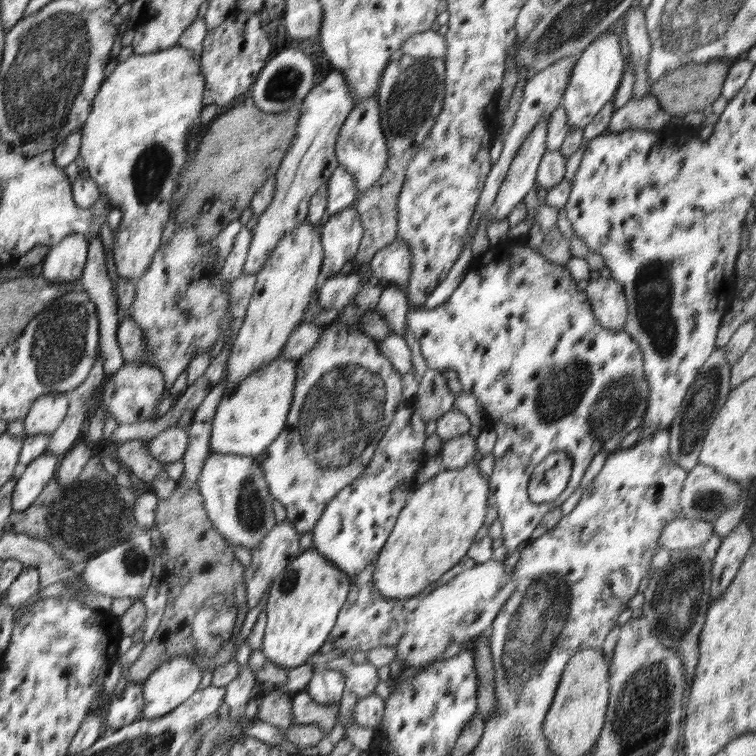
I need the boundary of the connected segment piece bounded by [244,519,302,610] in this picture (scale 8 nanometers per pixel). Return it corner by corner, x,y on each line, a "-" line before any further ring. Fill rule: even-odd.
286,519
282,522
277,522
269,530
266,538
262,539
262,542
258,543
258,546
251,550
250,565
245,568
244,580
247,596
248,610
258,605
263,594
270,589
273,580
290,565
290,562
294,562
294,558
299,556
299,542
301,539
301,533
299,533
294,525
288,522

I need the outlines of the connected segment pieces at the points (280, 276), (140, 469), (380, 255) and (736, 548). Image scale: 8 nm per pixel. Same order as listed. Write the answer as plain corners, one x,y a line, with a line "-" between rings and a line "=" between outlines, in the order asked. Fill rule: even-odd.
306,220
299,224
282,237
260,272
257,272
254,291
224,371
225,392
237,387
256,369
278,358
282,348
288,344
288,337
303,322
304,310
314,300
319,286
316,281
324,260
320,238
322,227
322,224
313,225
=
141,439
122,443
117,448
115,455
119,462
127,466
130,474
138,476
140,480
147,482
150,486
164,465
150,454
147,444
=
396,238
373,256
365,270
374,283
404,287
410,280
411,257
407,242
=
743,518
737,527
726,535
726,538
721,538
720,548
713,560
711,571
710,602
718,600
720,594
728,588
753,542
750,525

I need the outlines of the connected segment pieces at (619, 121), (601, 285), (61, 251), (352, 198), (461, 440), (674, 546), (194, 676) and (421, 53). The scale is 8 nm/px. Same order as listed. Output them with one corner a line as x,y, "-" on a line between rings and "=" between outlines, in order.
644,96
640,100
630,100
620,109
615,109
612,120
606,128
606,134
618,134
629,129
644,129
648,120
658,118
660,106
652,96
=
600,276
592,283
590,281
583,283
583,290
599,324
607,329
621,330
627,317
627,302
623,286
612,277
=
73,234
60,244
49,247
42,262
42,272
47,281
71,283
84,274
89,252
86,235
=
338,165
327,180
326,213
330,216
350,207
358,198
356,181
343,167
=
468,433
443,441
441,448
442,467
457,469
465,467
472,460
479,458
476,441
=
680,514
667,522
658,538
658,547
662,550
684,551
702,546
713,532
713,524
701,518
686,518
=
191,654
170,658
146,678
141,717
150,720
165,716
198,691
203,673
194,665
195,658
=
430,29
420,34
413,34
399,49
404,55
413,58
444,59
447,53
447,44
444,35
439,34
437,30

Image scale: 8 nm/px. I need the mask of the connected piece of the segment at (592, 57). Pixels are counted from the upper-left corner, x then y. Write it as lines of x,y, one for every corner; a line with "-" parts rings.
602,33
580,53
560,105
566,110
569,130
574,128
583,130
604,105
611,102
617,94
627,65
620,51
619,36
614,33

